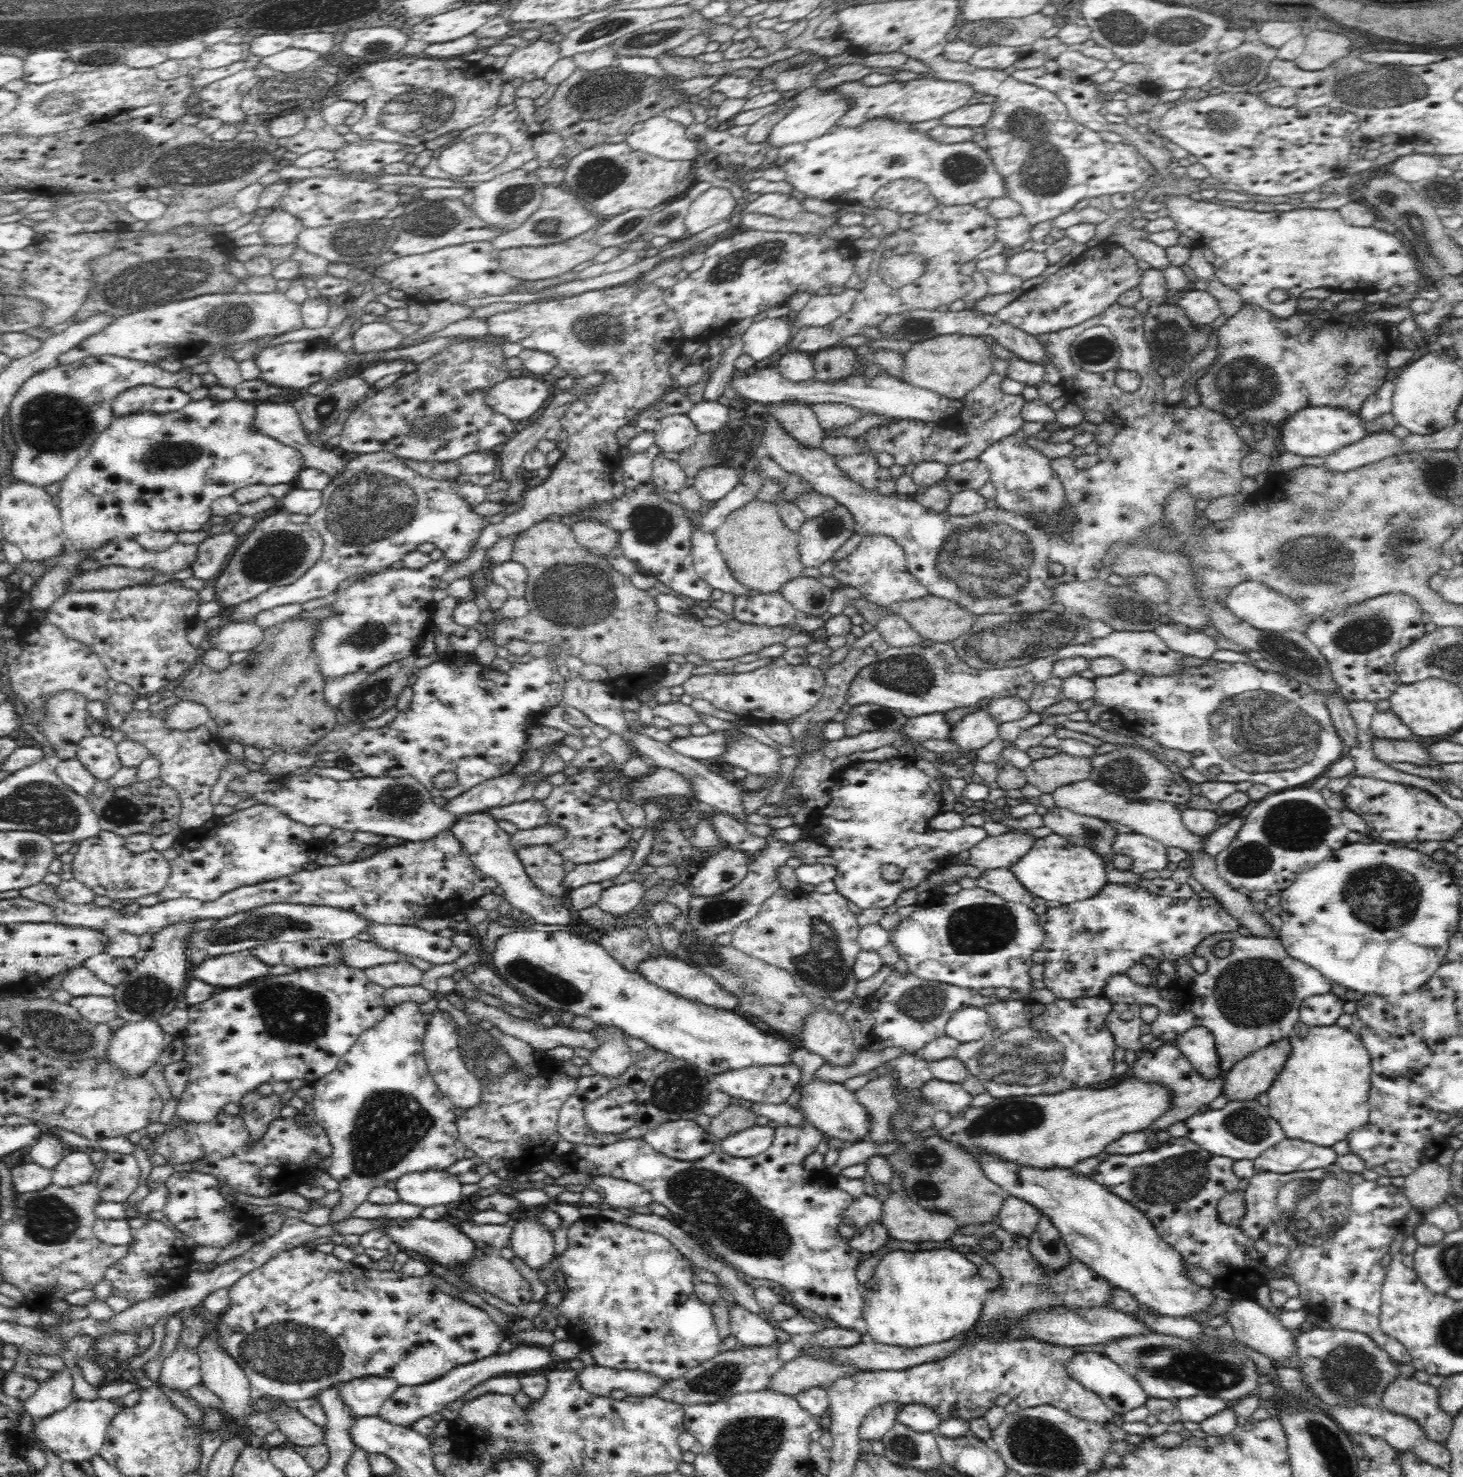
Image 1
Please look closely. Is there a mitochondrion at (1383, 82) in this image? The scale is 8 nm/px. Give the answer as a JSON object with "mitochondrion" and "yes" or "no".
{"mitochondrion":"yes"}

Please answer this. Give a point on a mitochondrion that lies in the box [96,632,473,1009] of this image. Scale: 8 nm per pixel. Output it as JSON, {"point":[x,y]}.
{"point":[253,928]}

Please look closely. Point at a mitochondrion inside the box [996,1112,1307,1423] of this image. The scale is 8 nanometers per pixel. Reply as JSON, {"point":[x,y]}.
{"point":[1162,1360]}

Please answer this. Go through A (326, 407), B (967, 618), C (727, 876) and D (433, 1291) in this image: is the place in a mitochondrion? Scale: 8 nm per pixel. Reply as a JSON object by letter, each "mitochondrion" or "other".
{"A":"mitochondrion","B":"mitochondrion","C":"mitochondrion","D":"other"}

